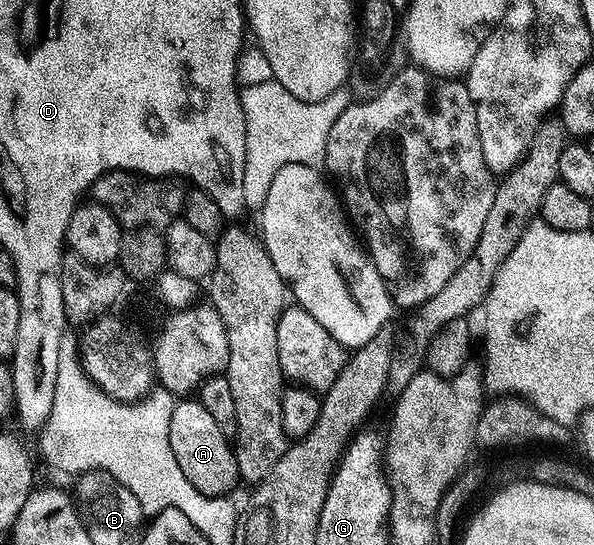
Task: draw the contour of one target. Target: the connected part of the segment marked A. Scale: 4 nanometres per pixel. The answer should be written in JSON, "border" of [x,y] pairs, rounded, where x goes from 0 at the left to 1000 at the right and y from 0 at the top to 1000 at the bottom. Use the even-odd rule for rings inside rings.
{"border":[[[313,728],[295,738],[290,772],[283,780],[283,809],[290,809],[290,831],[296,831],[296,853],[303,853],[310,875],[316,875],[316,883],[323,883],[323,890],[354,916],[386,910],[387,899],[404,886],[389,807],[374,793],[370,780],[364,780],[364,765],[357,765],[332,730]]]}

